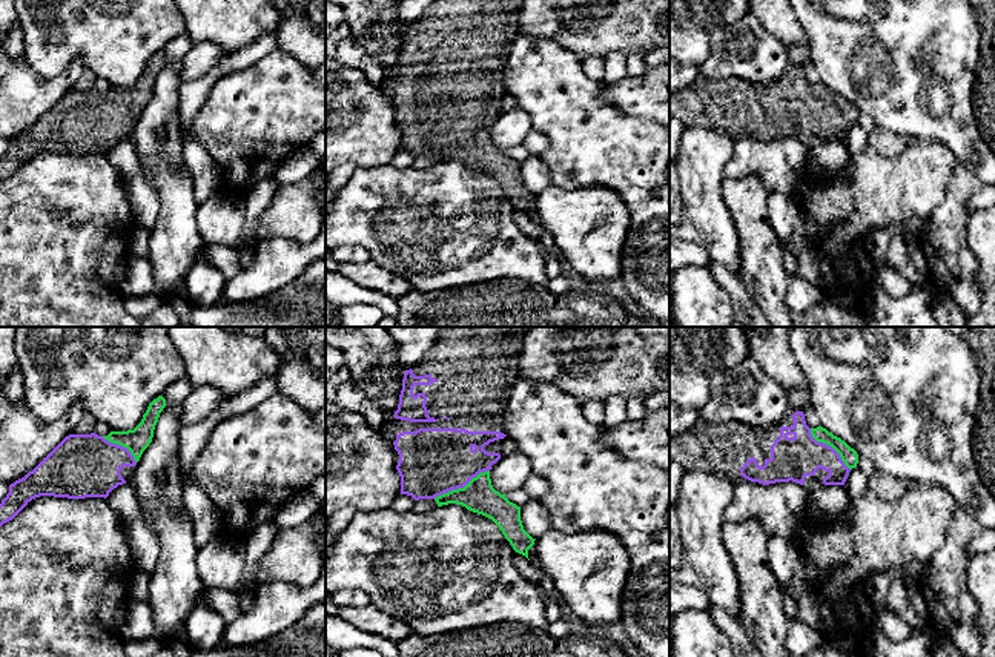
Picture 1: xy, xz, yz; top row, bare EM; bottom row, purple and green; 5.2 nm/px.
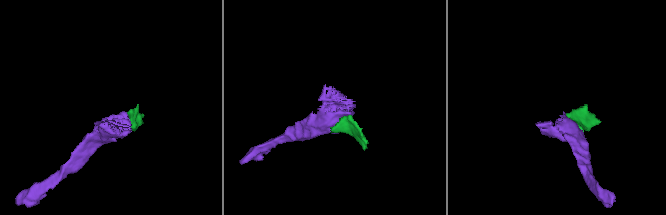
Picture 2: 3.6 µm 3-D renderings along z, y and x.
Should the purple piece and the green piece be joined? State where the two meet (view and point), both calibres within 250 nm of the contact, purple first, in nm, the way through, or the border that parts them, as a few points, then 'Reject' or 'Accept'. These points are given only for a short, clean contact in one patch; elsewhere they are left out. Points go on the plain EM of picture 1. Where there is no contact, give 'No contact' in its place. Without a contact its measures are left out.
Touches purple at xz (461, 143). Thickness 360 nm (purple) against 170 nm. Accept

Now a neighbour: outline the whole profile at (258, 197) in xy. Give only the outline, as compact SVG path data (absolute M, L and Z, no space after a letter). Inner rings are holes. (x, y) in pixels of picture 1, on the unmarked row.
M266 178L243 192L246 204L246 220L240 239L232 246L238 253L243 249L256 249L256 224L263 210L272 203L279 183L275 178Z

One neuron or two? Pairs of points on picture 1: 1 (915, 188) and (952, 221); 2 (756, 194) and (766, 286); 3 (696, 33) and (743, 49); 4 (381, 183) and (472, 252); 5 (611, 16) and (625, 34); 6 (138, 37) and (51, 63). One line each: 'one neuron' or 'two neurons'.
1: two neurons
2: one neuron
3: two neurons
4: one neuron
5: one neuron
6: one neuron

